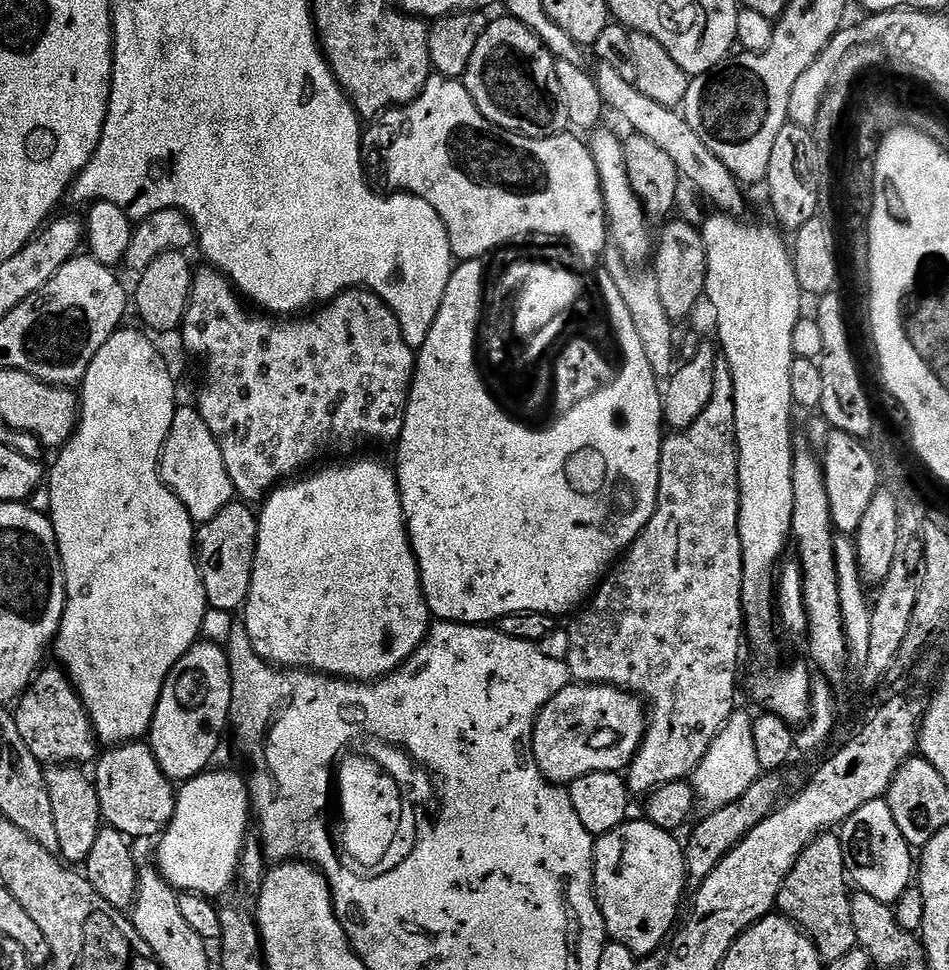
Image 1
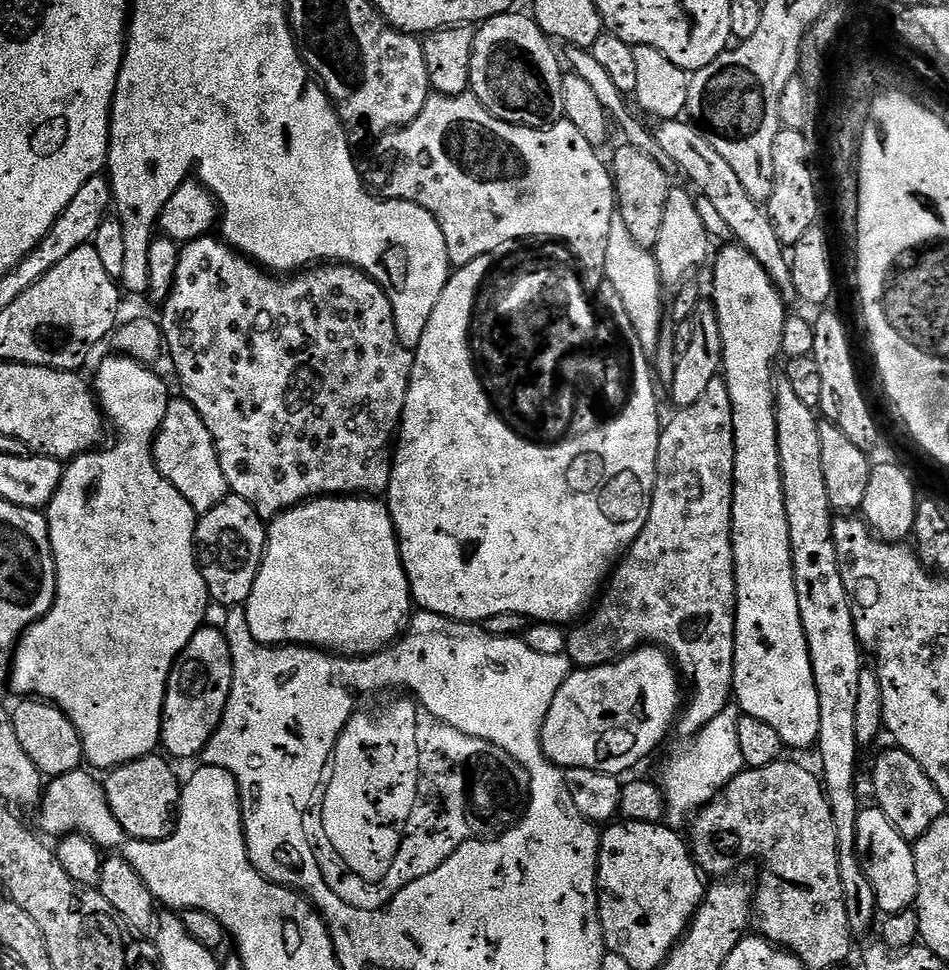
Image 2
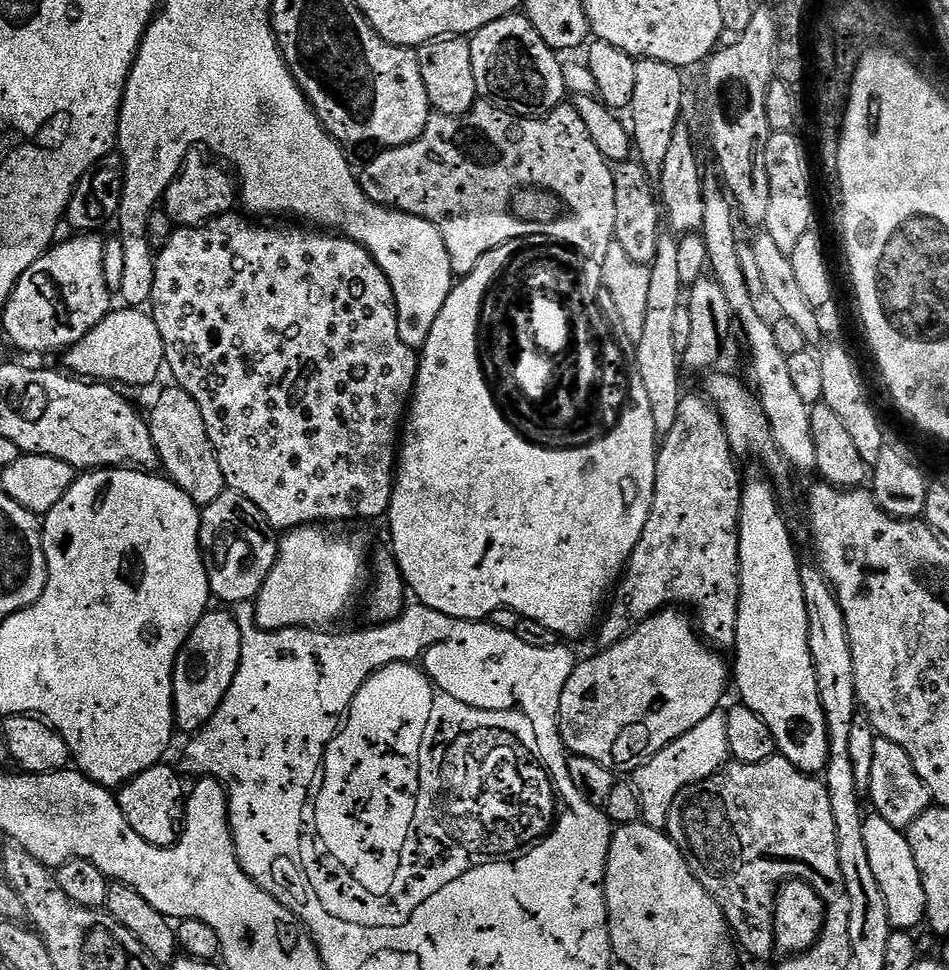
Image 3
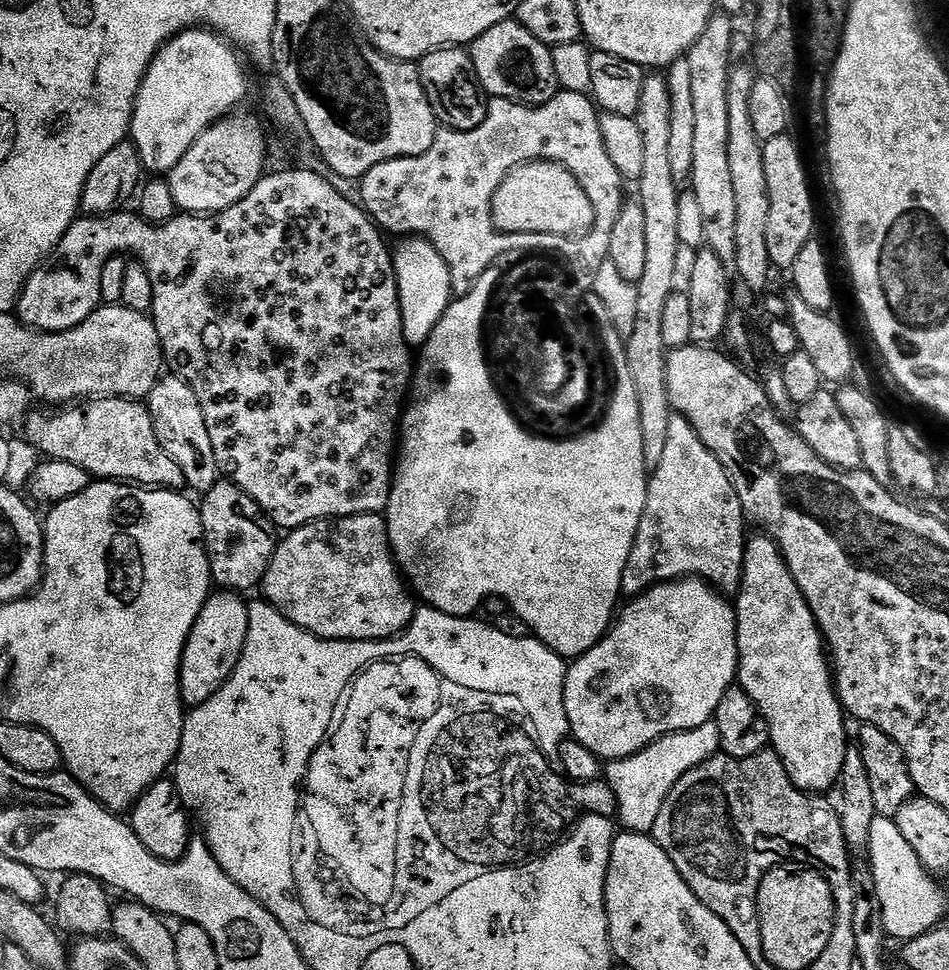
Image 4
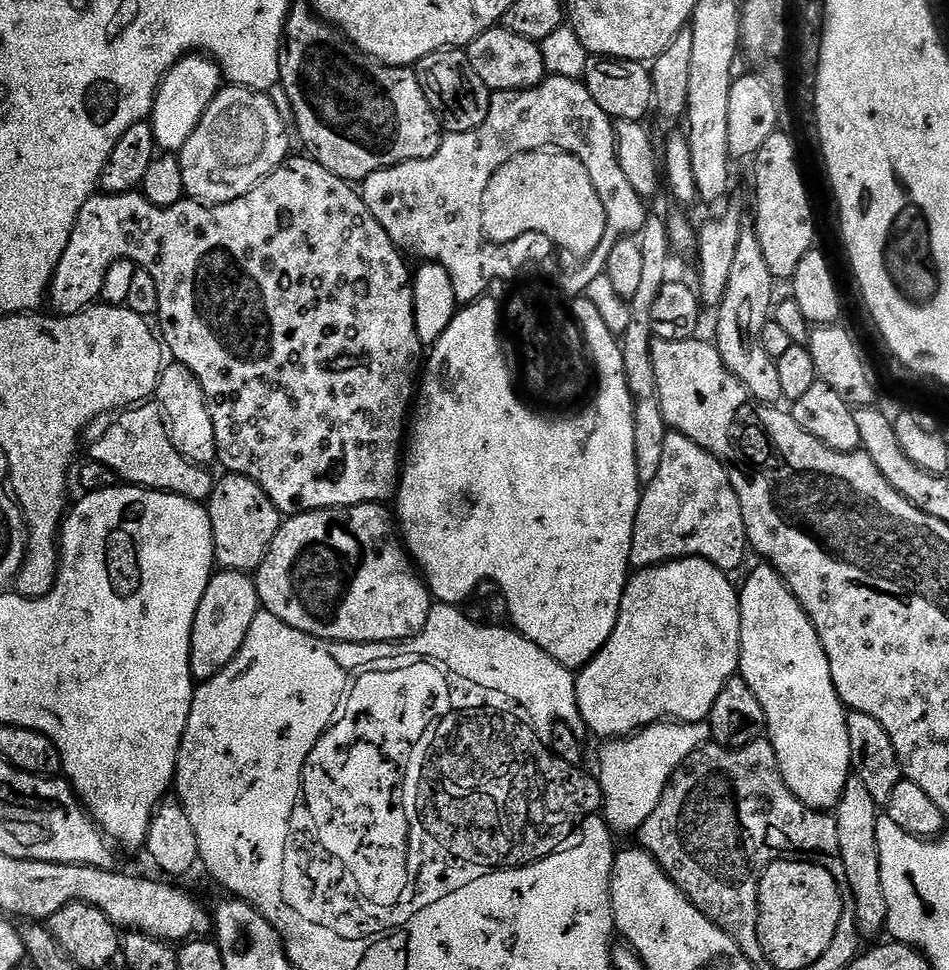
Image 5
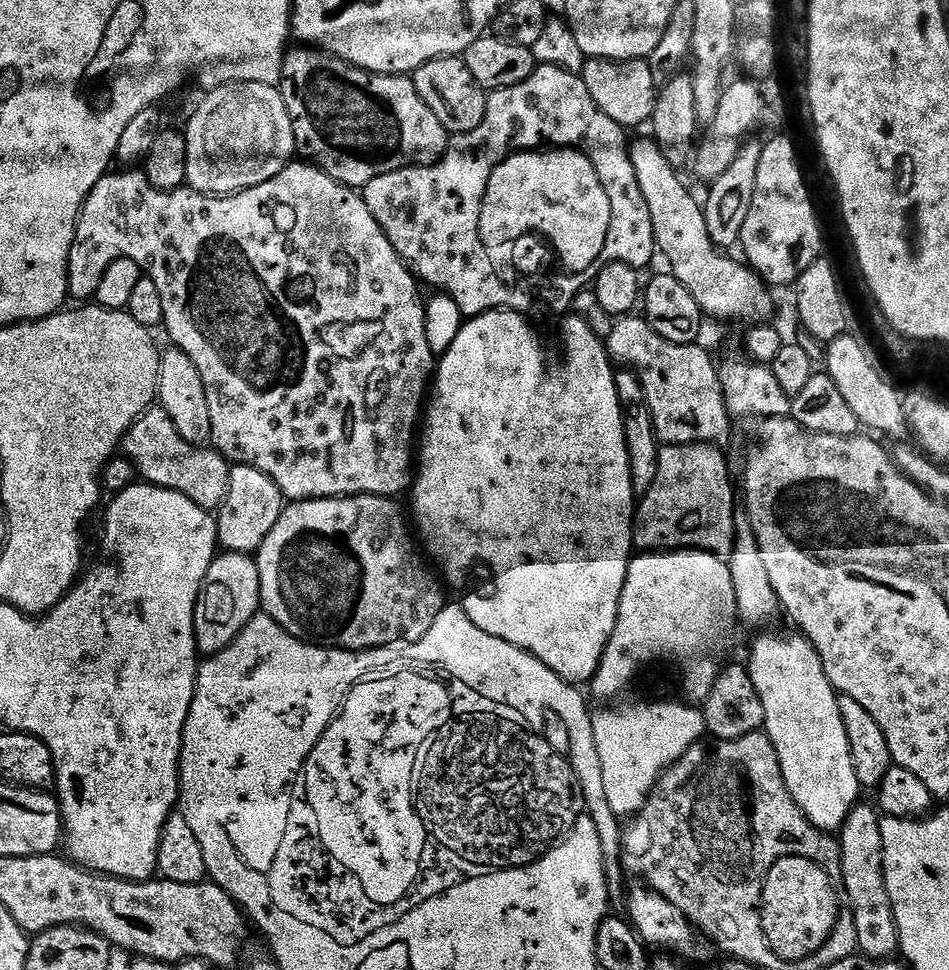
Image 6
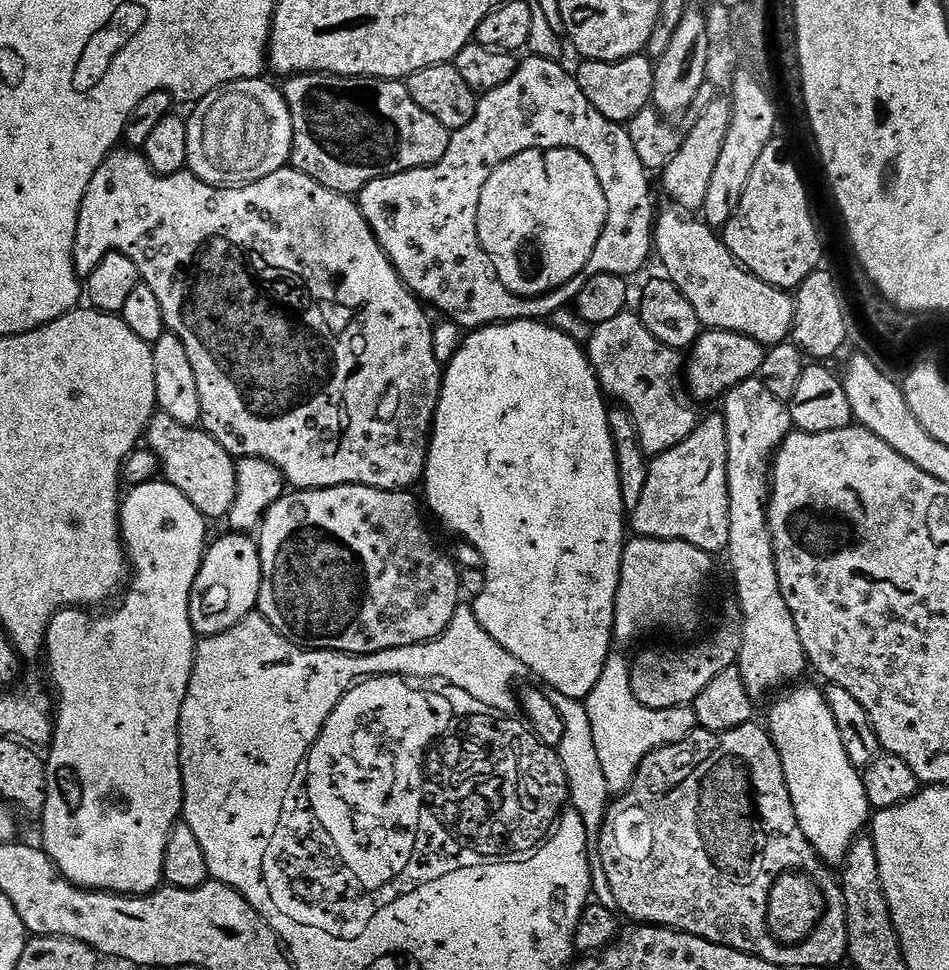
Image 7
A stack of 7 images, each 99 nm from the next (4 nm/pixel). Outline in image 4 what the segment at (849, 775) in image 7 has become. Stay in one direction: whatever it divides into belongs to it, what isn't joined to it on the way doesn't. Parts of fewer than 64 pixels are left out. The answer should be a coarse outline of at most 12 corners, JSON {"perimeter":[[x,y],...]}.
{"perimeter":[[767,534],[734,600],[738,684],[794,786],[850,747],[826,645]]}

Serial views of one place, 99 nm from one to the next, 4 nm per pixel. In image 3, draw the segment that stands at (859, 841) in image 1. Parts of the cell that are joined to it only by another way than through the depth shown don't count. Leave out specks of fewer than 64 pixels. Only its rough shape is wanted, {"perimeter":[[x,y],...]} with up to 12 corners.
{"perimeter":[[875,814],[866,854],[893,929],[925,919],[907,835]]}

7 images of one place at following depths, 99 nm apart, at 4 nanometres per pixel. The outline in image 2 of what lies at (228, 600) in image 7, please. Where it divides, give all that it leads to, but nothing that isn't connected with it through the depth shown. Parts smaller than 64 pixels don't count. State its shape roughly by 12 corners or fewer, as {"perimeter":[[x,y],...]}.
{"perimeter":[[202,626],[168,679],[162,748],[192,760],[218,730],[230,646]]}

